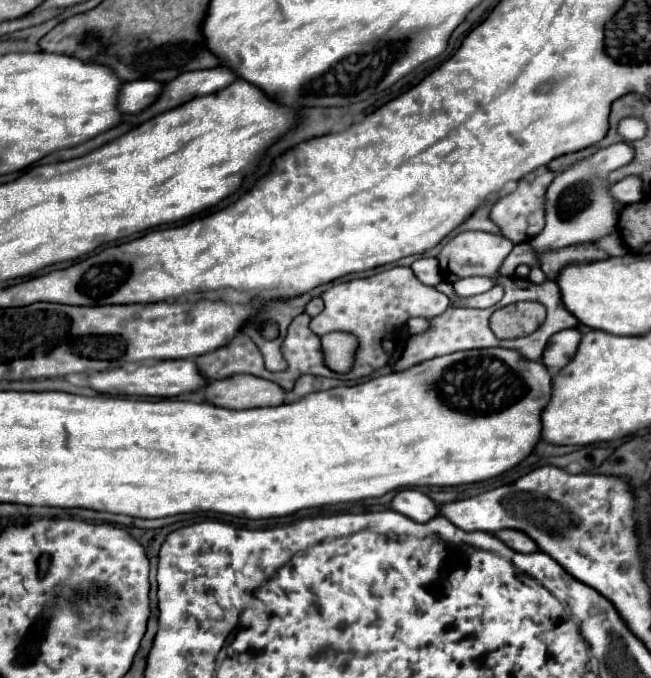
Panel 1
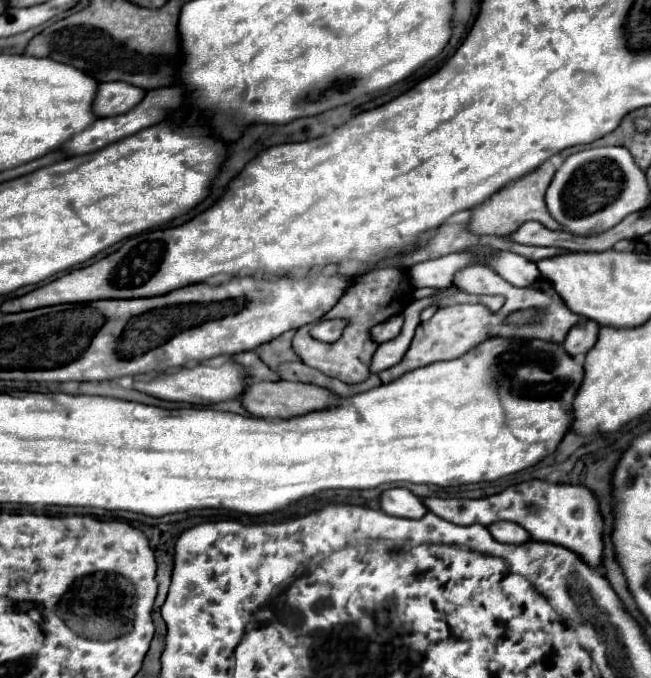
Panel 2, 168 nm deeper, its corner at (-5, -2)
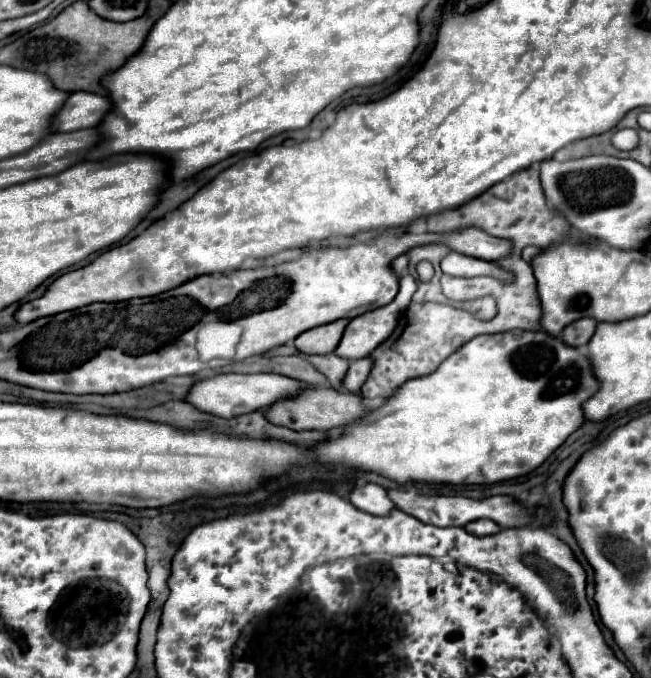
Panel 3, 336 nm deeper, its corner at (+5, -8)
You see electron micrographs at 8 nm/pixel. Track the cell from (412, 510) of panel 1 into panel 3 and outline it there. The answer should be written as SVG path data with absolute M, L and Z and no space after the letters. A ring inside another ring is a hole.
M367 483L363 487L353 489L349 495L349 501L357 509L371 513L371 515L377 515L377 517L387 517L395 509L395 503L389 499L387 491L375 483Z

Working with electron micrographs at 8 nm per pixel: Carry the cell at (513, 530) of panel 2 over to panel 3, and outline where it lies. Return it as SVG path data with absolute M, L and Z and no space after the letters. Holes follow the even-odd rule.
M481 519L481 521L473 521L469 525L465 525L465 529L477 537L487 537L487 535L495 535L501 531L501 527L489 519Z

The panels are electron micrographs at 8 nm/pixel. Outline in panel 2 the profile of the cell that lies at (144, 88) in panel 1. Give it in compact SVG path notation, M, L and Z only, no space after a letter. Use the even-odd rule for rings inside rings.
M99 83L99 95L95 95L95 111L99 117L111 117L131 111L141 99L145 91L139 87L131 87L129 83Z

